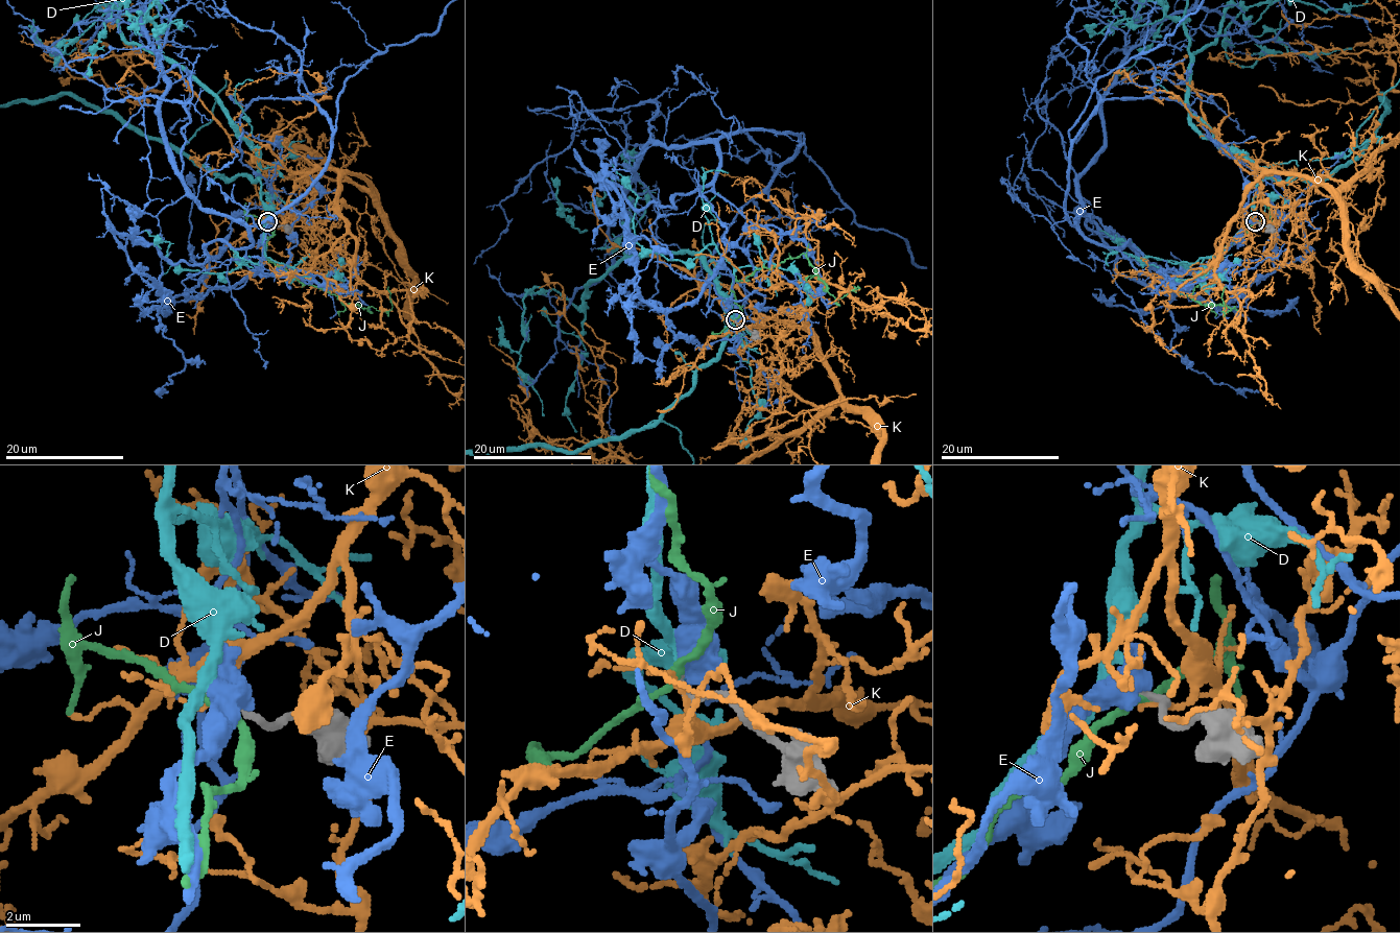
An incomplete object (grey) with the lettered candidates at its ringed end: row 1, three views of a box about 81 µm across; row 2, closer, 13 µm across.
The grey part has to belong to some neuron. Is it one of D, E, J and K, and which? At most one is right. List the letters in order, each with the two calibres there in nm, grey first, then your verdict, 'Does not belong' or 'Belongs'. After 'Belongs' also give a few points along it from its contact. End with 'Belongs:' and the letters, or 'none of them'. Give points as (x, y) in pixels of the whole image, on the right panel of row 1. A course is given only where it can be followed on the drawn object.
D: Thickness 180 nm (grey) against 170 nm. Belongs
E: Thickness 190 nm (grey) against 550 nm. Does not belong
J: Thickness 220 nm (grey) against 200 nm. Does not belong
K: Thickness 240 nm (grey) against 120 nm. Does not belong
Belongs: D

